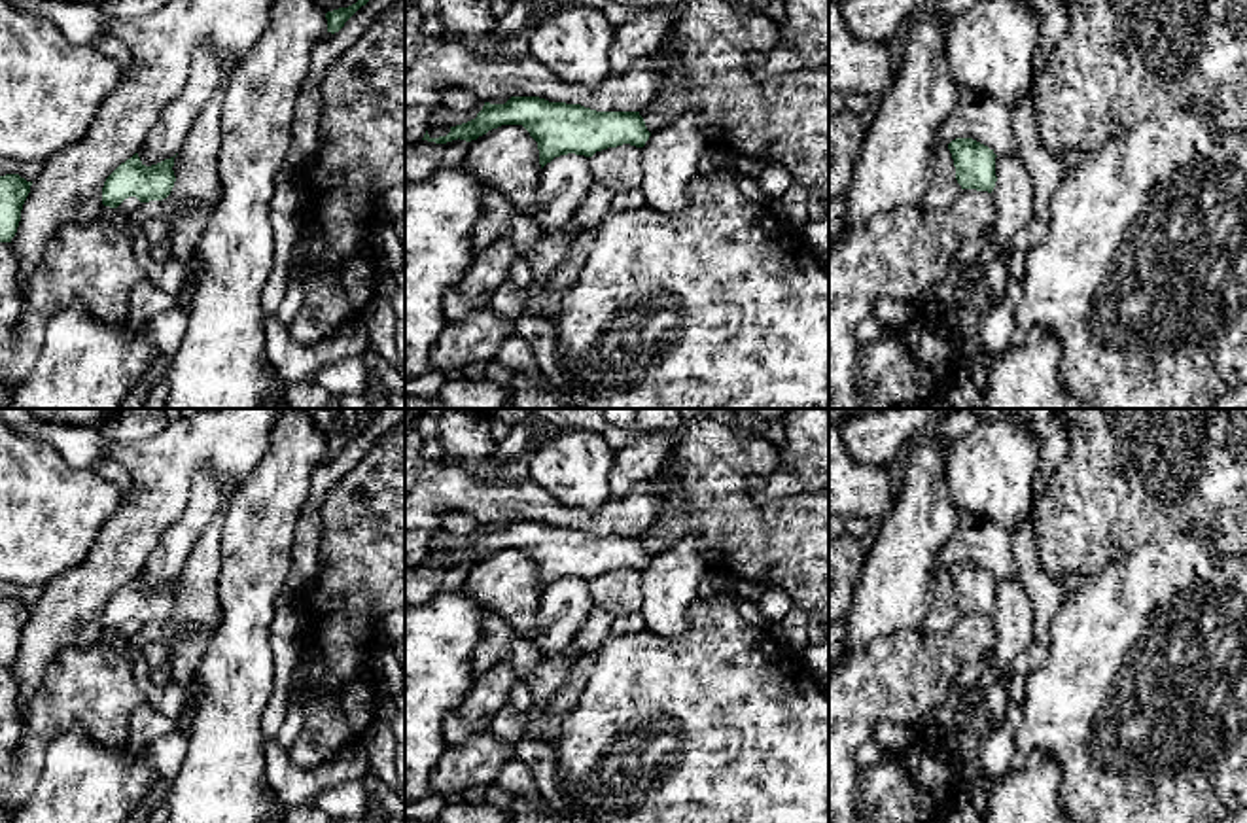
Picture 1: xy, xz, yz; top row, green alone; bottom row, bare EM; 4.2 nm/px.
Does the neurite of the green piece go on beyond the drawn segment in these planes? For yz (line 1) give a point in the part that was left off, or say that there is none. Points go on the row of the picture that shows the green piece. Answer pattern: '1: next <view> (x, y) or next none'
1: next none

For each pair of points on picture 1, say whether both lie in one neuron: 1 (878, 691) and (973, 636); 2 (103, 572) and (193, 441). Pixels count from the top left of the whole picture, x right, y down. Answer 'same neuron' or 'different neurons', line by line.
1: same neuron
2: same neuron

